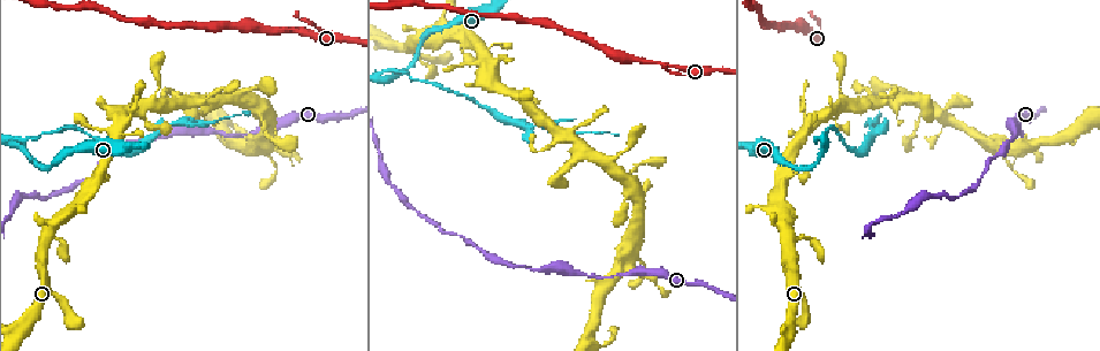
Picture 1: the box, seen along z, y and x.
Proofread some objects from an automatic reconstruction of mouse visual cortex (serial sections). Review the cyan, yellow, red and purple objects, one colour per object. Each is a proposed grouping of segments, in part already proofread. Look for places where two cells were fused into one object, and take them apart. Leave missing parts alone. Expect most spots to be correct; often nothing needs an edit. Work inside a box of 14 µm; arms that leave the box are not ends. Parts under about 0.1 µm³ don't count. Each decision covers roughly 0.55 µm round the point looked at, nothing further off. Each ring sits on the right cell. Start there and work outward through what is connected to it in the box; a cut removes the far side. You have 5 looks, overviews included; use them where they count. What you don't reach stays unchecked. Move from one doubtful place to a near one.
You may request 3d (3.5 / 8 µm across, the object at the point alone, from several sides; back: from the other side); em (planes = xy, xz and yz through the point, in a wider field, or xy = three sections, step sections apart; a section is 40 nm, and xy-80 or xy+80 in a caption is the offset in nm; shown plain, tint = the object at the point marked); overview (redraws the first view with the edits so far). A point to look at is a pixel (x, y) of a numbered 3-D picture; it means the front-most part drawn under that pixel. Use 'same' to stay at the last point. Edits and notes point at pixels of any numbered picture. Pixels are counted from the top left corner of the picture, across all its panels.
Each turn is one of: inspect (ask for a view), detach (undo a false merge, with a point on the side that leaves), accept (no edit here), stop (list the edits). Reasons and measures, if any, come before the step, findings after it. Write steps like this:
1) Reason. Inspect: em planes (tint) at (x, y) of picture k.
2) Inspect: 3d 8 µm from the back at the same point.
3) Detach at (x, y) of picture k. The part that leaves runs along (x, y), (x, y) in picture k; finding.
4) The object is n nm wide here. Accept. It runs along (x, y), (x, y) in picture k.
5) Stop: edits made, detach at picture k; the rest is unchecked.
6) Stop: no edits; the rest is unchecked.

Sudden change in width. Inspect: 3d 3.5 µm from the back at (634, 57) of picture 1.

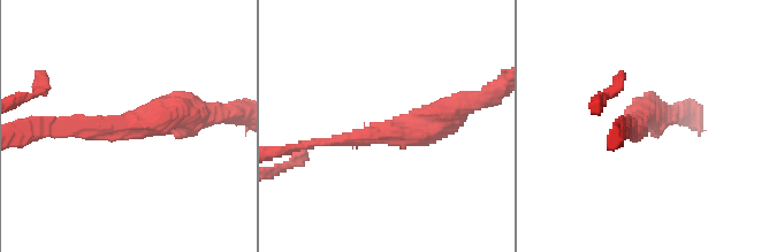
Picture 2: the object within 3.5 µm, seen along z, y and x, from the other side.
Now the EM. Inspect: em xy step 2 (tint) at (126, 124) of picture 2.

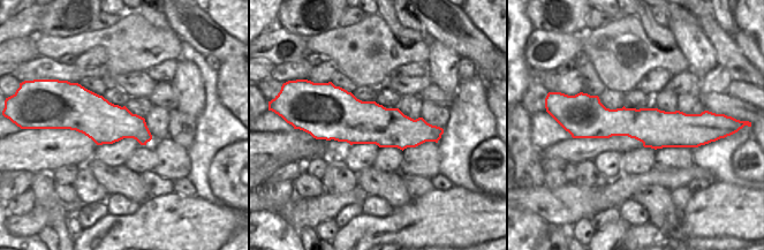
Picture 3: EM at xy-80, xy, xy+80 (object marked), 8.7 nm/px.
The arms are 150, 450 nm wide. Accept. It runs along (576, 119), (696, 128) in picture 3; all the same cell.

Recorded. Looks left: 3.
Sharp bend. Inspect: 3d 8 µm at (15, 140) of picture 1.

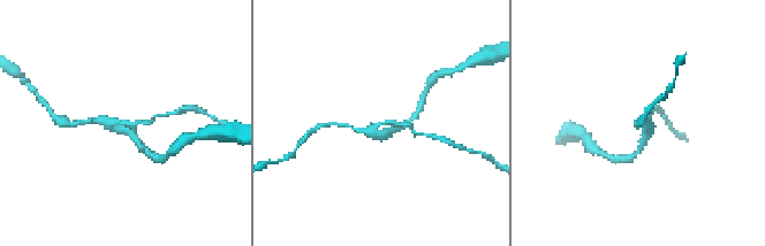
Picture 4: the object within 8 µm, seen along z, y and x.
Closer look. Inspect: 3d 3.5 µm at (123, 124) of picture 4.

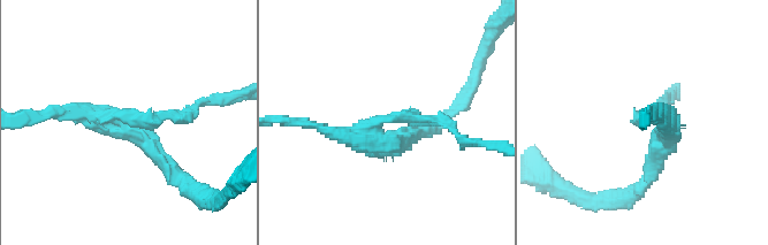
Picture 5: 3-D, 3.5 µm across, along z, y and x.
Detach at (154, 120) of picture 5. Two cells meet here.

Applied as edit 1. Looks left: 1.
Stop: edits made, detach at picture 5; the rest is unchecked.

